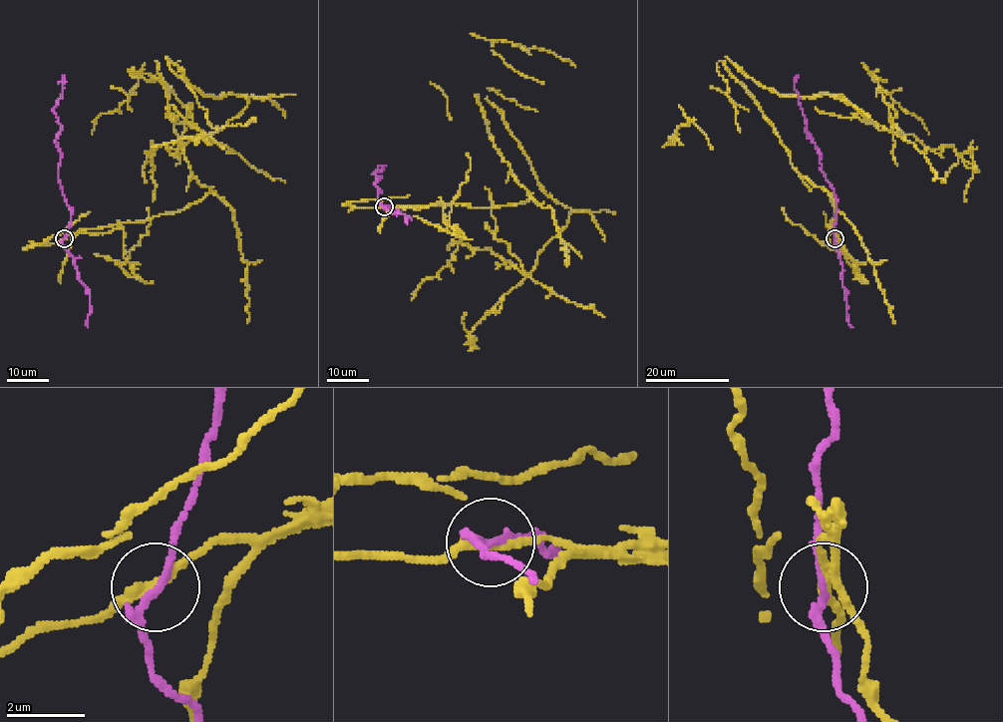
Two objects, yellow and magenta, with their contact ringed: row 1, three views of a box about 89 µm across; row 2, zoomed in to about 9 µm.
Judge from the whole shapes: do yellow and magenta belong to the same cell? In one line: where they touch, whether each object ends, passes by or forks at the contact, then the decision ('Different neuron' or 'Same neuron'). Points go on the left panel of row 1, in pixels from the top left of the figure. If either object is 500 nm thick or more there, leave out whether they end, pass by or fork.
Place: (64, 238). At the ring yellow passes by. At the ring magenta passes by. Different neuron

